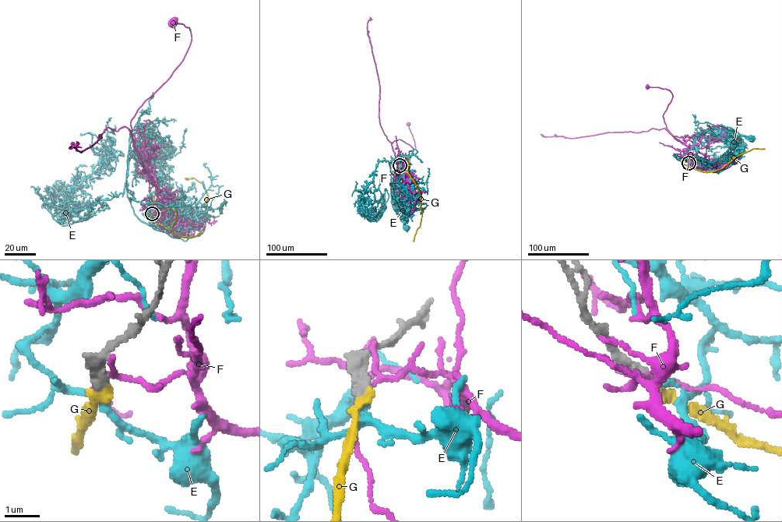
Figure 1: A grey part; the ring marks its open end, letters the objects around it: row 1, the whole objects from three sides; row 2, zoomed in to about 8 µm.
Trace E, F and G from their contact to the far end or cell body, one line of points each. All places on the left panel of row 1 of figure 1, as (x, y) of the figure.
E: (152, 214), (149, 202), (136, 202), (126, 183), (129, 134), (145, 124), (169, 151)
F: (152, 213), (162, 194), (134, 146), (130, 121), (168, 79), (188, 47), (189, 28), (173, 23)
G: (152, 214), (156, 223), (177, 234), (193, 237), (203, 231), (208, 195), (195, 178), (185, 178)

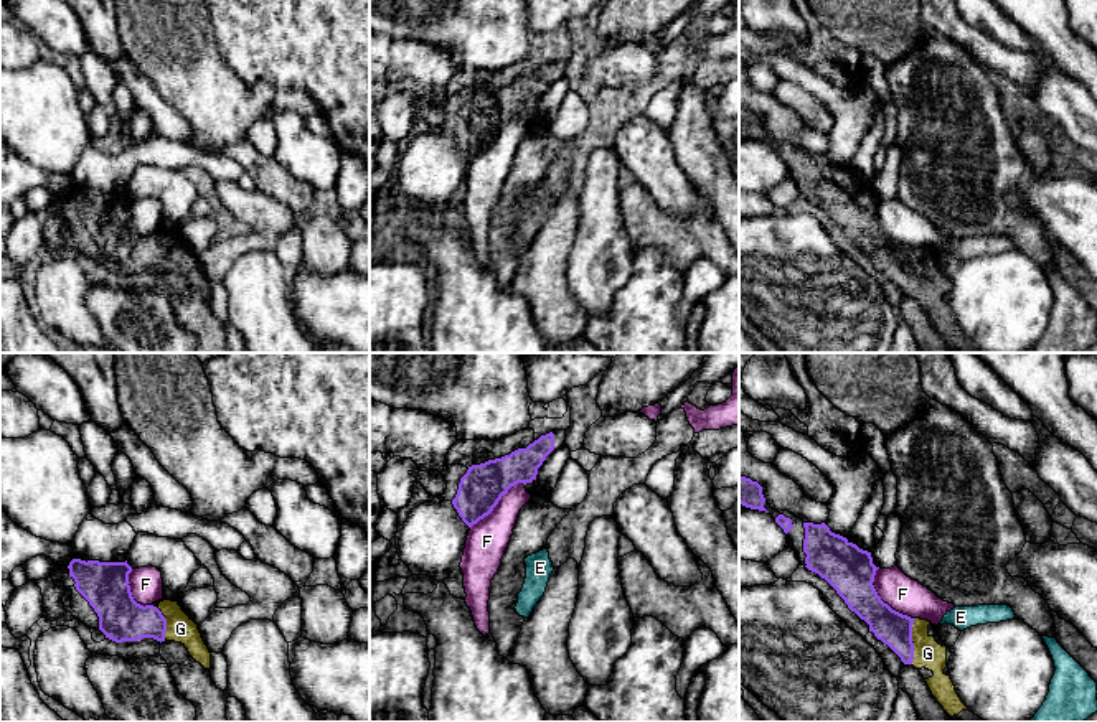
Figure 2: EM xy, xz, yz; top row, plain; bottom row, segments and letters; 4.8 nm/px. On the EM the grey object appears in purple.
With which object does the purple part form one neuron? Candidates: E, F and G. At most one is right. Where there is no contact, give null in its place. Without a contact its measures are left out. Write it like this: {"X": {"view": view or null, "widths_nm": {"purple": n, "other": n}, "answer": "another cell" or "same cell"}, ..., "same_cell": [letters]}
{"E": {"view": null, "answer": "another cell"}, "F": {"view": "yz", "widths_nm": {"purple": 240, "other": 170}, "answer": "another cell"}, "G": {"view": "yz", "widths_nm": {"purple": 170, "other": 140}, "answer": "same cell"}, "same_cell": ["G"]}

